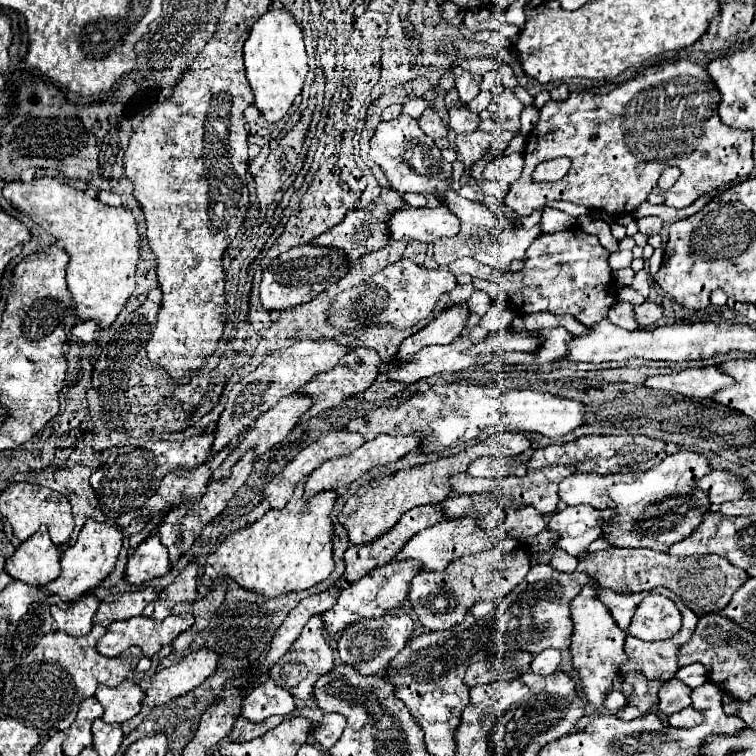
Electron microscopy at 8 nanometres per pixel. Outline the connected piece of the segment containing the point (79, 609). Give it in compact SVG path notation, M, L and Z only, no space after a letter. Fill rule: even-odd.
M95 594L83 596L79 602L69 606L67 610L61 610L57 606L51 606L51 616L55 622L55 630L63 630L69 636L87 636L93 626L93 616L99 608L99 598Z

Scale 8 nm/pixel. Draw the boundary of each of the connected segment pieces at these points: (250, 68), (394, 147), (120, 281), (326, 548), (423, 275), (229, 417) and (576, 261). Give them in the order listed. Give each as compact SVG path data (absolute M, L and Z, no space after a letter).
M269 10L255 24L243 48L247 82L255 96L255 106L267 122L279 122L301 92L307 76L307 52L303 32L287 10Z
M401 114L399 118L381 122L377 126L371 138L369 156L377 166L383 168L391 188L395 188L401 194L417 192L417 194L435 196L437 200L441 200L441 196L445 196L445 192L449 190L451 172L453 172L451 164L441 160L441 150L435 146L433 138L427 136L421 130L419 122L407 114Z
M49 176L35 178L33 182L9 182L3 188L3 196L19 212L55 236L57 246L67 250L67 286L77 308L77 318L99 320L101 328L109 328L135 290L141 238L133 212L123 206L107 206L97 198L87 198L85 192Z
M305 480L297 484L291 500L283 510L271 510L249 528L229 534L219 550L207 558L201 582L211 586L217 576L231 578L241 588L257 592L265 598L301 592L323 582L335 568L331 558L333 524L329 514L335 506L337 494L321 492L321 496L315 496L309 500L309 504L303 504L303 486Z
M399 260L367 278L363 284L337 294L327 310L327 320L341 334L351 334L367 326L393 326L395 330L403 330L429 316L437 306L439 296L451 292L455 284L457 280L449 270L429 270L413 264L411 260Z
M299 340L289 348L283 348L283 350L277 350L273 354L269 354L265 358L265 362L255 372L251 372L249 376L239 380L233 386L233 390L229 392L229 400L227 400L225 410L219 416L215 440L213 440L213 446L211 446L209 454L213 456L213 454L221 452L233 438L237 438L251 424L251 420L255 420L263 412L271 410L281 398L297 392L303 384L313 380L317 374L329 372L337 364L337 360L341 360L341 356L345 356L347 352L351 352L351 348L337 346L335 342Z
M571 228L555 234L541 234L527 250L525 266L515 274L499 274L493 268L473 260L461 258L449 264L449 270L455 276L469 274L481 280L499 282L501 288L509 294L511 302L519 312L551 312L557 316L571 314L581 324L597 324L605 318L609 308L617 300L617 286L613 272L609 268L609 252L601 246L597 236L583 232L581 228Z

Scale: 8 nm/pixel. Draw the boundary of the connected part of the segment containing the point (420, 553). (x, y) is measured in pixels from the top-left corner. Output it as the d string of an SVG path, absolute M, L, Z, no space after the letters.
M477 516L443 520L441 524L435 524L431 528L417 532L409 540L409 544L405 544L405 548L397 554L397 560L413 558L413 560L419 560L425 566L425 570L443 570L445 566L449 566L449 562L453 562L461 556L467 556L467 554L479 554L489 548L495 548L505 538L507 538L507 532L501 528L479 528Z

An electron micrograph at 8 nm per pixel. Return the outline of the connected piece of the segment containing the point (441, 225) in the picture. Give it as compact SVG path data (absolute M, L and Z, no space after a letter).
M445 206L435 208L403 208L393 212L389 218L389 236L391 240L419 240L419 242L435 242L437 238L449 238L459 232L459 218L449 212Z

